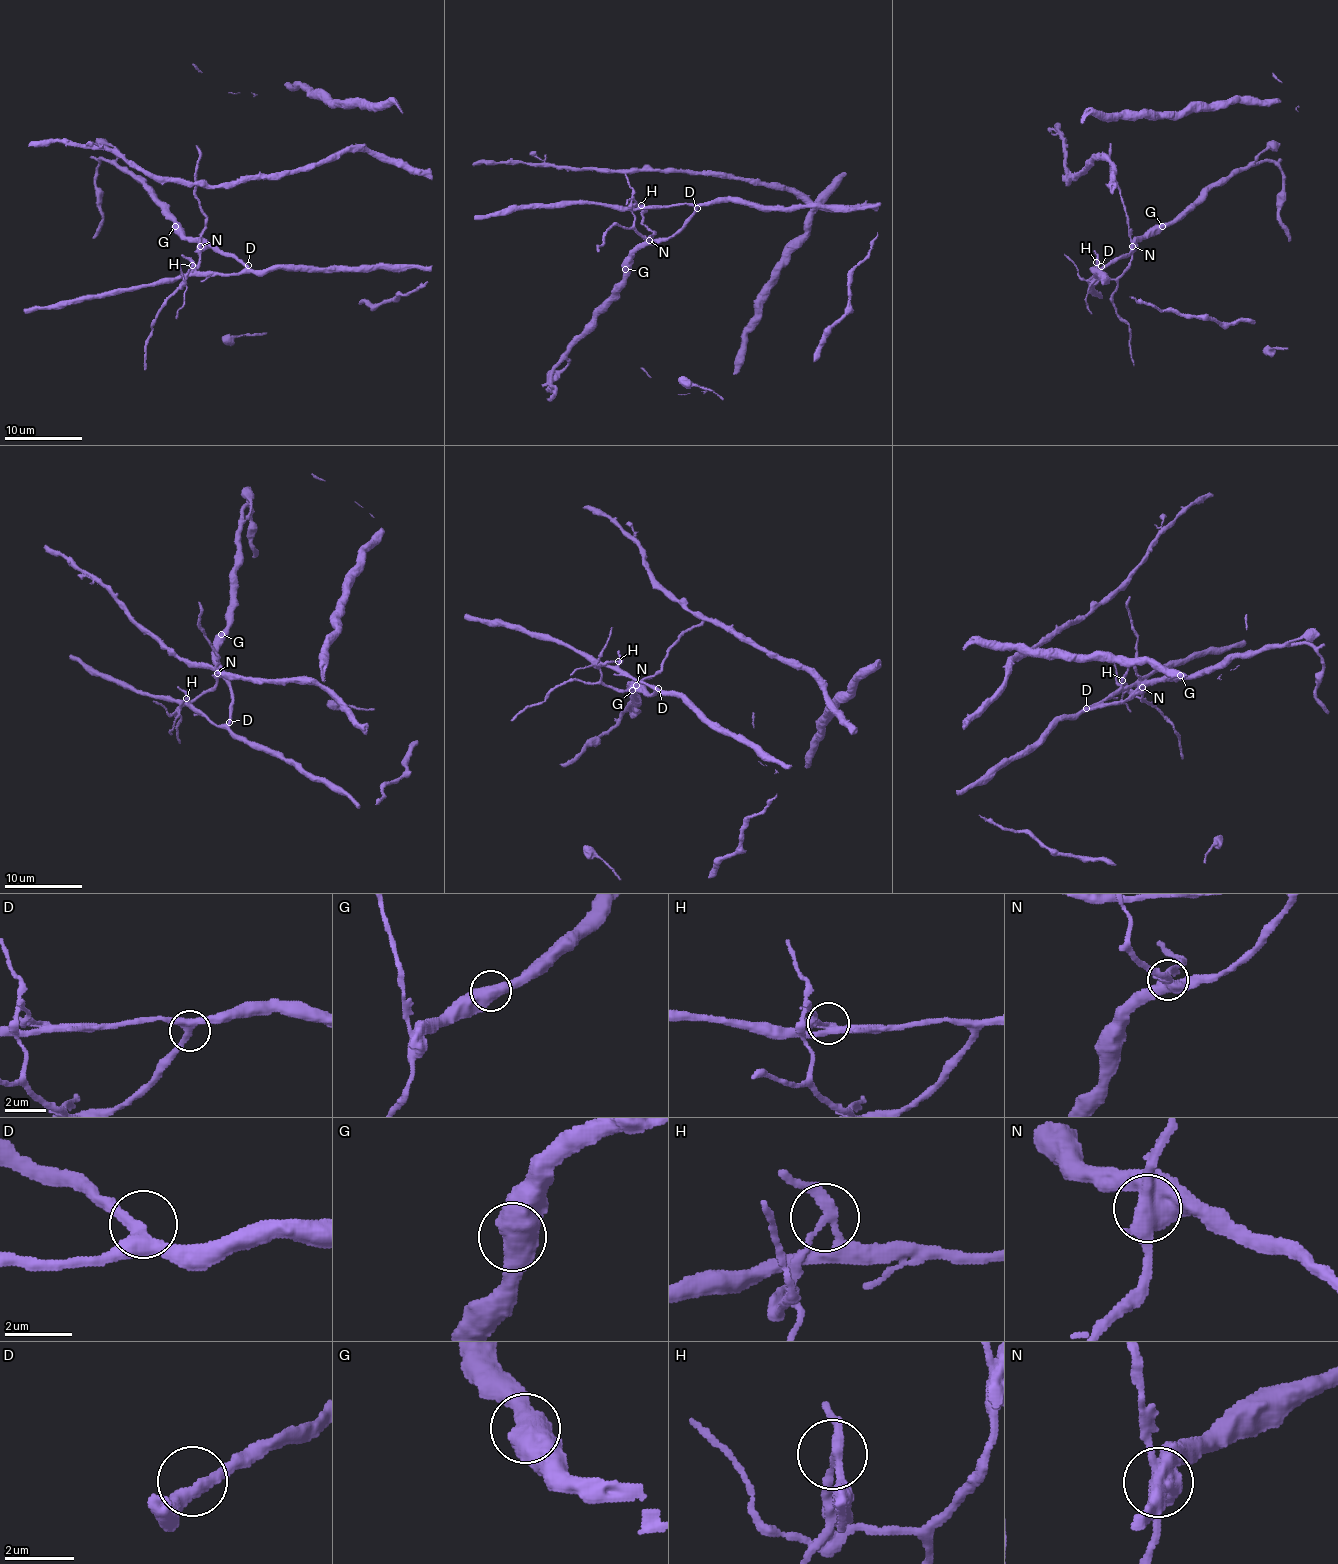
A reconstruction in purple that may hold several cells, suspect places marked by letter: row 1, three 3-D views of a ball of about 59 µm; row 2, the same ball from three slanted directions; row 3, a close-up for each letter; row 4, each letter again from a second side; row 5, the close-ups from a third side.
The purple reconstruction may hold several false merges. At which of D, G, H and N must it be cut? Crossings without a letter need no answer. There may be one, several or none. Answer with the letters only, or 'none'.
H, N

